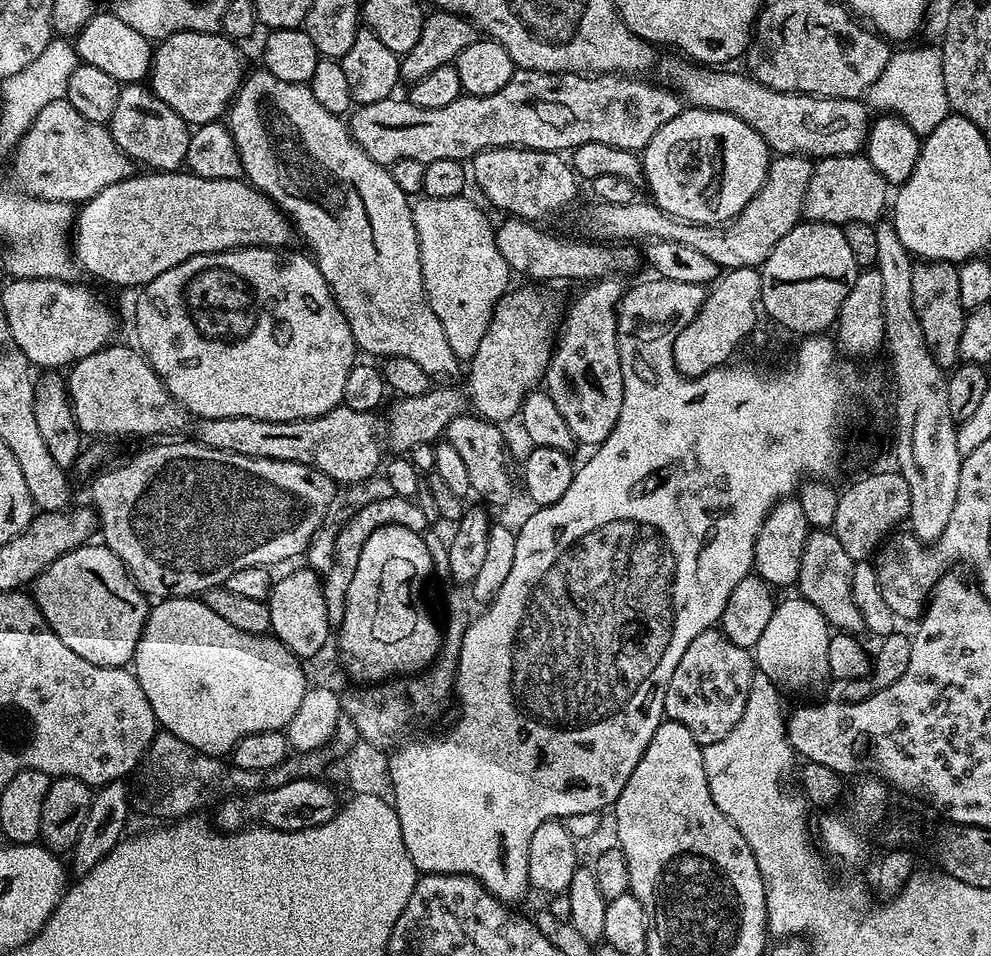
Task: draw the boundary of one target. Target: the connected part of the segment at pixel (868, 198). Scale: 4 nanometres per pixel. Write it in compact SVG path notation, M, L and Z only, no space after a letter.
M867 155L826 156L815 161L810 186L806 188L804 216L809 221L817 220L823 224L876 224L883 212L885 215L889 204L890 186L882 178L882 174L878 174L878 170L870 166Z

